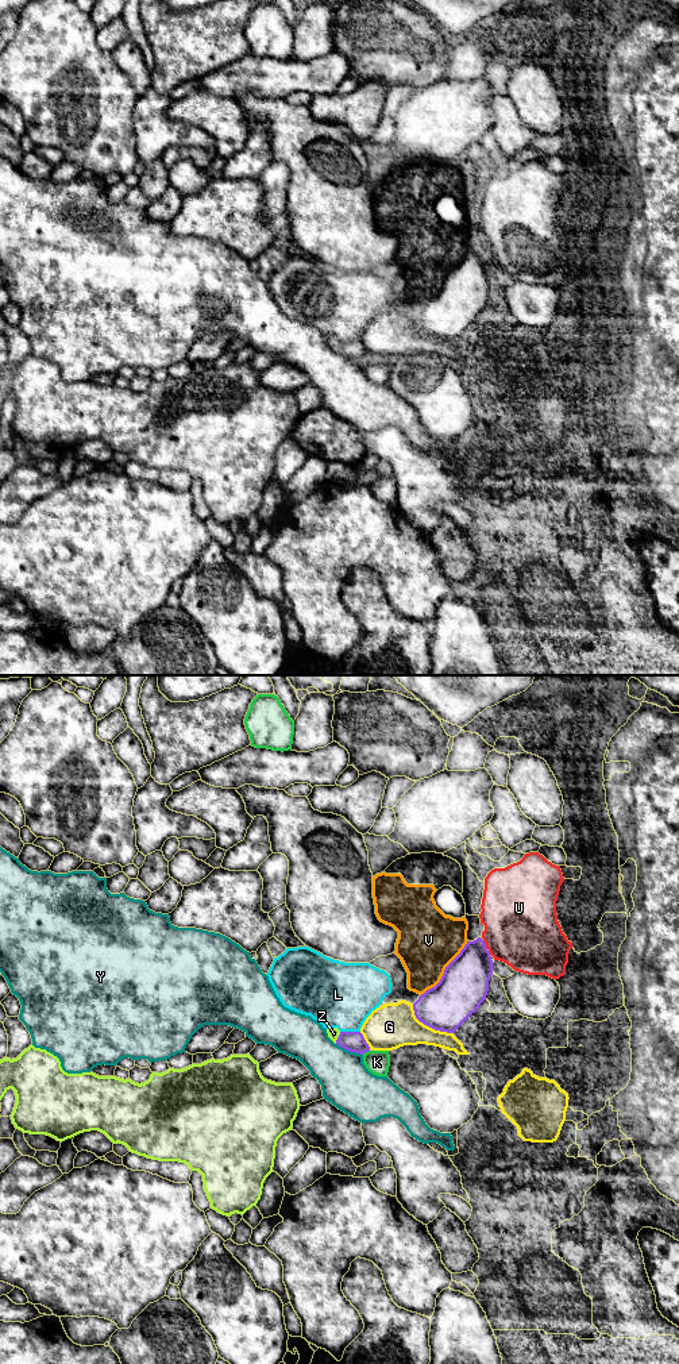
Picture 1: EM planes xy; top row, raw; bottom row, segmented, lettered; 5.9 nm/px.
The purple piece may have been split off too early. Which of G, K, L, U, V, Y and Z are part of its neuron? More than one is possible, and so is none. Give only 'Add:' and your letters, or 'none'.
Add: Z

